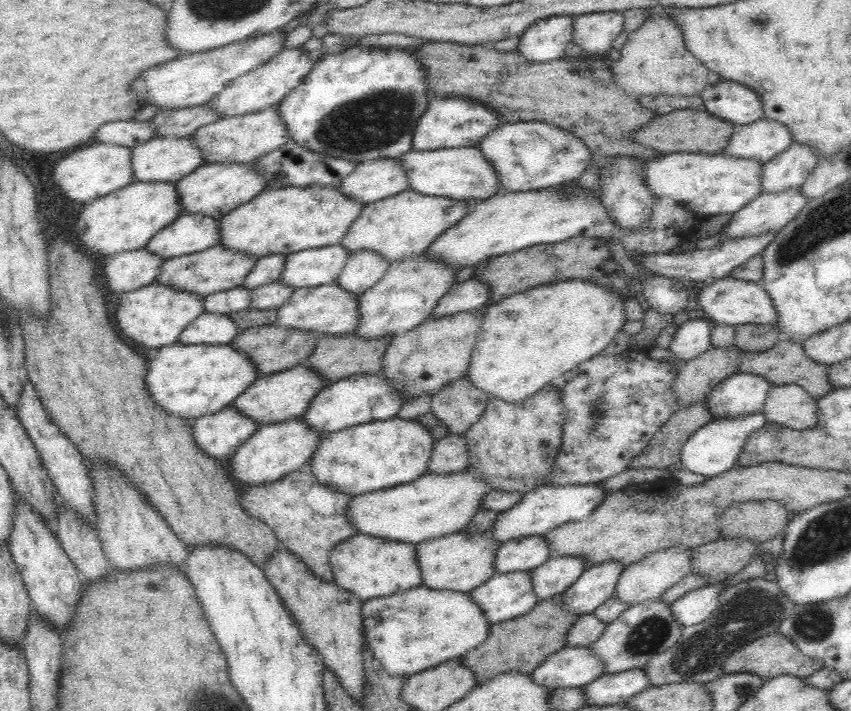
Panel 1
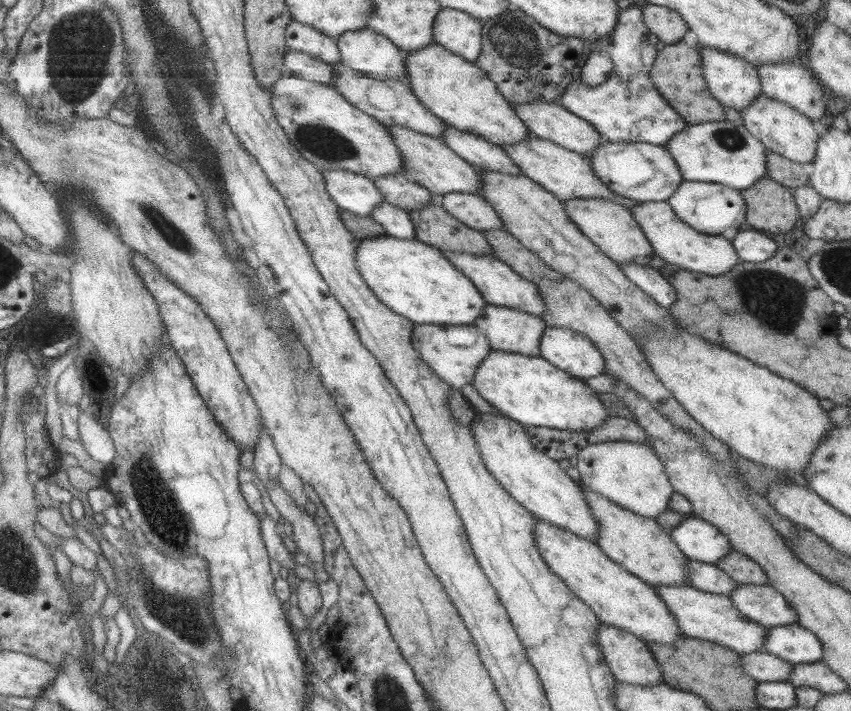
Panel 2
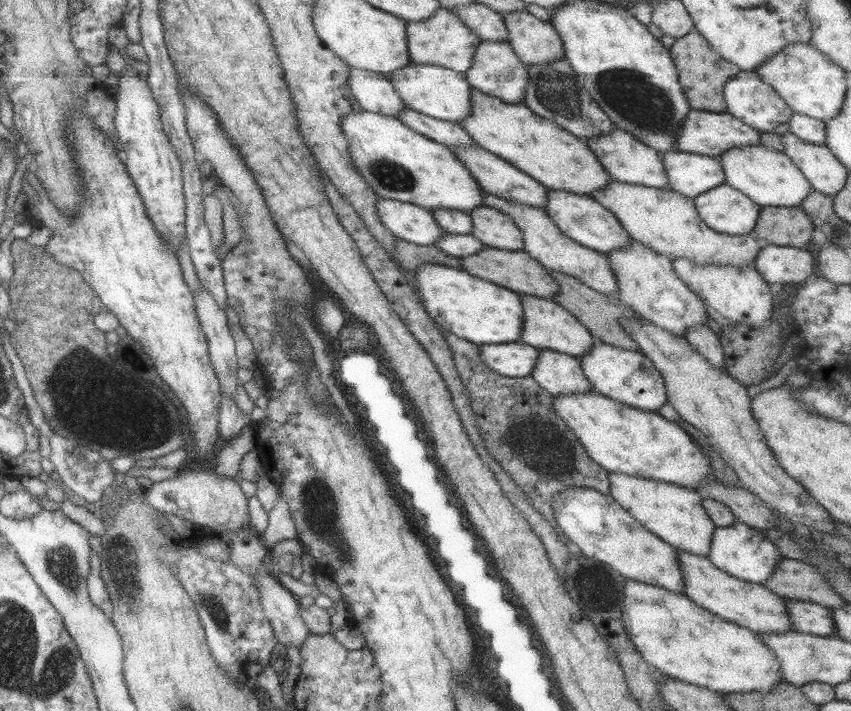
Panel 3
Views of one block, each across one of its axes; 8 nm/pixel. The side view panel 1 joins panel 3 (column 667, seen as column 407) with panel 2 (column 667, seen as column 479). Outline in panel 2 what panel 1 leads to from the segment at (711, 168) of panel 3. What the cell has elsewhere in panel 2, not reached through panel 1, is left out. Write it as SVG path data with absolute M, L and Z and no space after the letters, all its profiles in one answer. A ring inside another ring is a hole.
M606 141L597 146L587 159L591 161L592 170L600 182L615 194L640 203L666 201L682 182L680 170L663 145Z

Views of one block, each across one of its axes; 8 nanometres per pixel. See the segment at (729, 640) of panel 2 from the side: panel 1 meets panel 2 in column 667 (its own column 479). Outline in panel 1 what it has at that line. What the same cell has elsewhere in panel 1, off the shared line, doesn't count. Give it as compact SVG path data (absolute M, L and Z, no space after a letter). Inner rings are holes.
M532 572L496 574L469 592L487 624L493 625L522 616L539 601L532 589Z

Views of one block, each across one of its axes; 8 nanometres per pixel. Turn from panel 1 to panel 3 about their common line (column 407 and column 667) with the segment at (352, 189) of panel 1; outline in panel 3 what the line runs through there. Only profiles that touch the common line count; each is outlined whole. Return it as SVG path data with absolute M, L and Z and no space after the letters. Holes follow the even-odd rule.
M614 127L607 134L585 139L585 143L612 180L651 188L669 189L667 176L661 161L661 152L643 144L638 138L631 136L625 130Z

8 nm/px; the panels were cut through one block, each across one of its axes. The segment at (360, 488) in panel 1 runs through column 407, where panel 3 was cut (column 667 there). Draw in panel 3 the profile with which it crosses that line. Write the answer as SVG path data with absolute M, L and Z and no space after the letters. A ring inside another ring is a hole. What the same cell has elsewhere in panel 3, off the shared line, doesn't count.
M593 390L553 396L551 409L573 431L573 435L579 439L587 456L608 472L661 480L685 486L691 490L697 488L707 478L713 477L711 476L711 467L709 467L709 455L701 450L699 445L675 421L665 419L656 411L639 410L607 398Z

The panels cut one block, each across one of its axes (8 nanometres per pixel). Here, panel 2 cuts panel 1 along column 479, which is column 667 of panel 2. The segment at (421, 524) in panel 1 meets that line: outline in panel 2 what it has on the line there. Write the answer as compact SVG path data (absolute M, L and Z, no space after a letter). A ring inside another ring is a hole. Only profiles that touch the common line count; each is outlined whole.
M607 441L590 444L575 455L580 474L580 484L593 490L613 504L643 518L655 519L667 511L669 496L673 494L671 483L661 460L651 446L629 441Z

